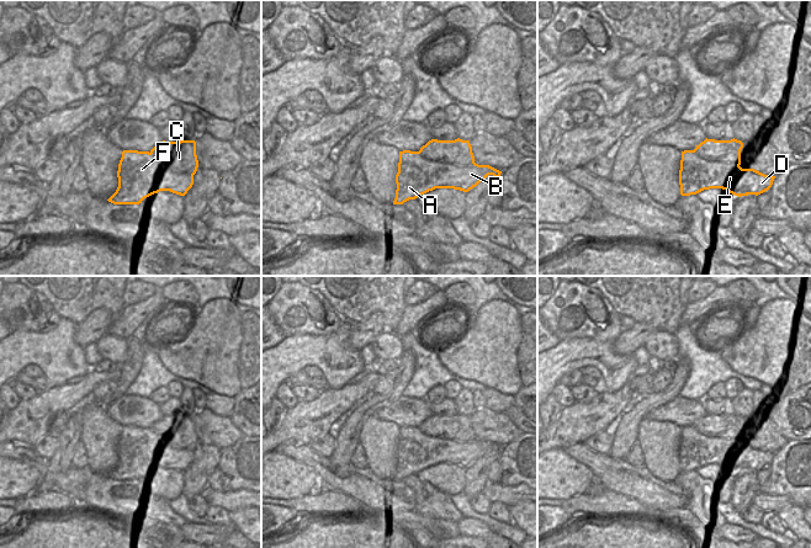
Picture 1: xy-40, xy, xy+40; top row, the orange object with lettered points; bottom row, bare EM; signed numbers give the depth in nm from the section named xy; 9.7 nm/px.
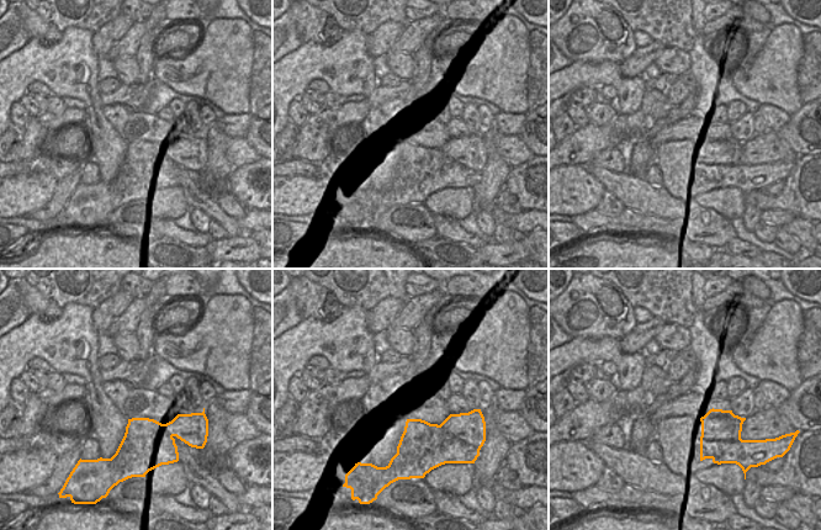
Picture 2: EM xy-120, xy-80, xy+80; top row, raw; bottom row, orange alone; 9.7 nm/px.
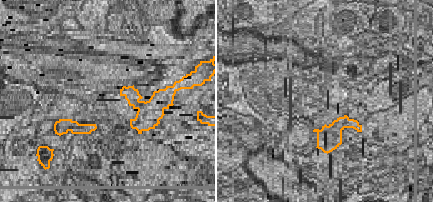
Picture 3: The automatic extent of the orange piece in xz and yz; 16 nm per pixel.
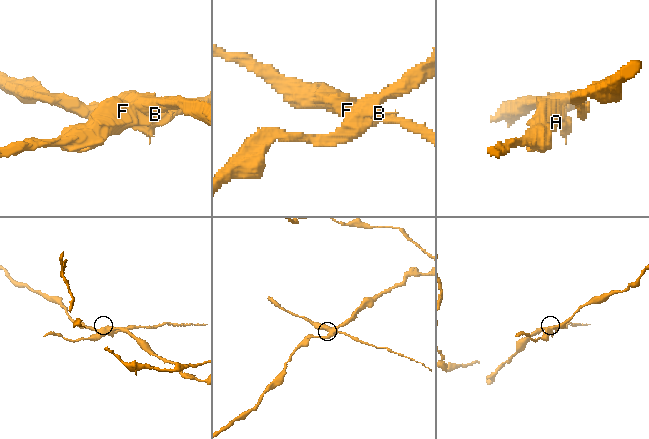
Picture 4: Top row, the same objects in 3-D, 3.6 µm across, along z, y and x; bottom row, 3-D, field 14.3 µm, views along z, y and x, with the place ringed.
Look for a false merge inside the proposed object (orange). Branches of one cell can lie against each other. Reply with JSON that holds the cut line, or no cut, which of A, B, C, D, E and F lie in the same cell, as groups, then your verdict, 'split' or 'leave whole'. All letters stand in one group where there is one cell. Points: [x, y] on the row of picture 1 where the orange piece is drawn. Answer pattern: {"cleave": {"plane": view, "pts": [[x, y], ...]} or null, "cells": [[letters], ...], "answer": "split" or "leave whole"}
{"cleave": {"plane": "xy", "pts": [[419, 150], [434, 165], [475, 164]]}, "cells": [["A", "B", "D", "E", "F"], ["C"]], "answer": "split"}

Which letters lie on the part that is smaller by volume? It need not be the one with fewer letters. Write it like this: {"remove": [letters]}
{"remove": ["A", "B", "D", "E", "F"]}

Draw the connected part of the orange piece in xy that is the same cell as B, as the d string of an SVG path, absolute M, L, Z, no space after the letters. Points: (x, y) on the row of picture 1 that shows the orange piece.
M403 150L399 151L393 204L403 204L435 188L468 192L488 175L493 175L498 185L500 174L502 171L489 165L434 166L420 151Z

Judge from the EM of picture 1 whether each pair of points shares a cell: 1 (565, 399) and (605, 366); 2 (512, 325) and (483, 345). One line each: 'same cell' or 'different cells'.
1: different cells
2: same cell

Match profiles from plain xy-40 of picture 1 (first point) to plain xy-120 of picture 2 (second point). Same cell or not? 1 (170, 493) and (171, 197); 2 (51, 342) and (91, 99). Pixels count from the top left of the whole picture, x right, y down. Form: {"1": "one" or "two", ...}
{"1": "one", "2": "one"}

